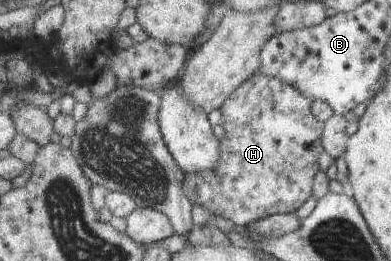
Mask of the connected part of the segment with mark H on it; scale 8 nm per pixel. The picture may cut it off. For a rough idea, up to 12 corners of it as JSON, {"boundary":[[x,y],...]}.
{"boundary":[[261,71],[184,191],[248,227],[315,198],[327,125]]}

